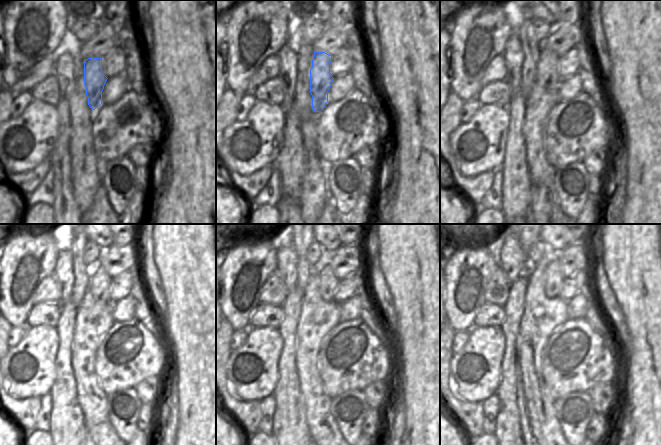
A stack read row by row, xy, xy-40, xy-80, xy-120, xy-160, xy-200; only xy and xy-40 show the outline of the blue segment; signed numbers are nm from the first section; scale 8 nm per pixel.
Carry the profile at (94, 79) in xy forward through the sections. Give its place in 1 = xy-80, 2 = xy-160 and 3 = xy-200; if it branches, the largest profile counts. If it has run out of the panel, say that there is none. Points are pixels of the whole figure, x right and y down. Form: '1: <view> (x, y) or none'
1: xy-80 (547, 76)
2: xy-160 (328, 282)
3: xy-200 (554, 277)

